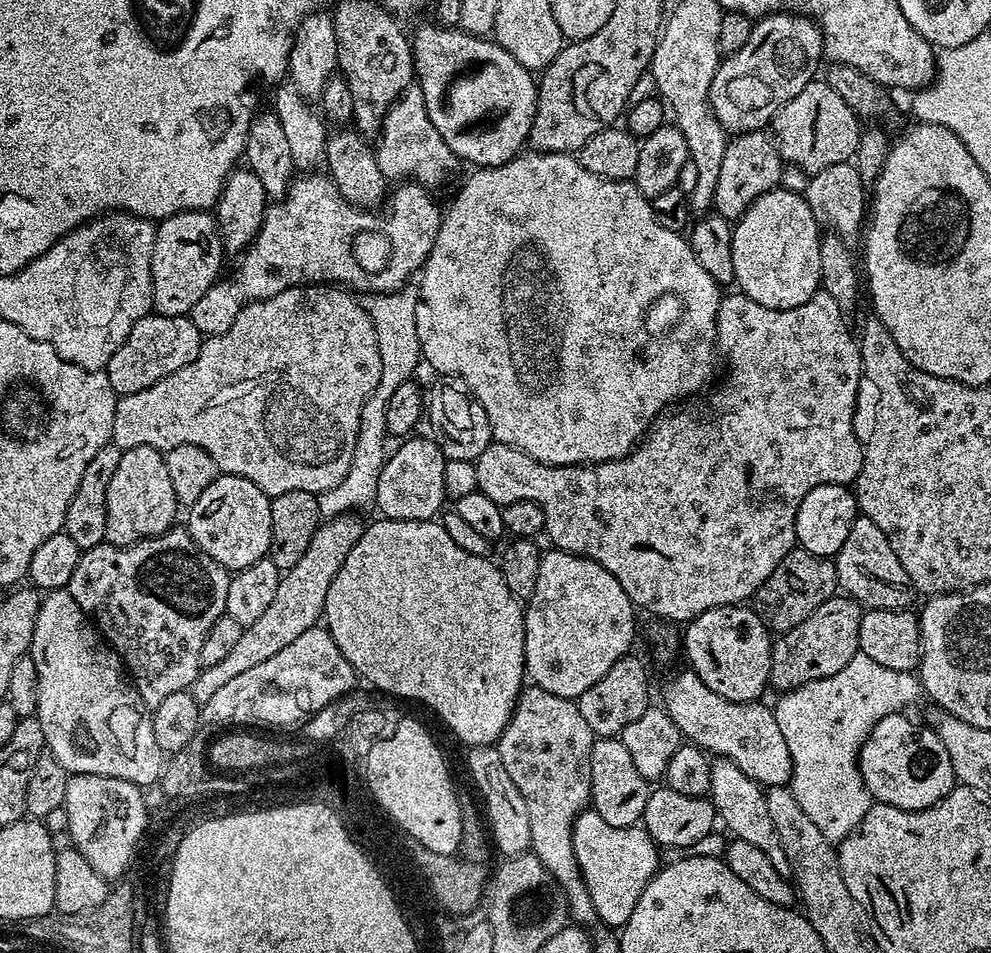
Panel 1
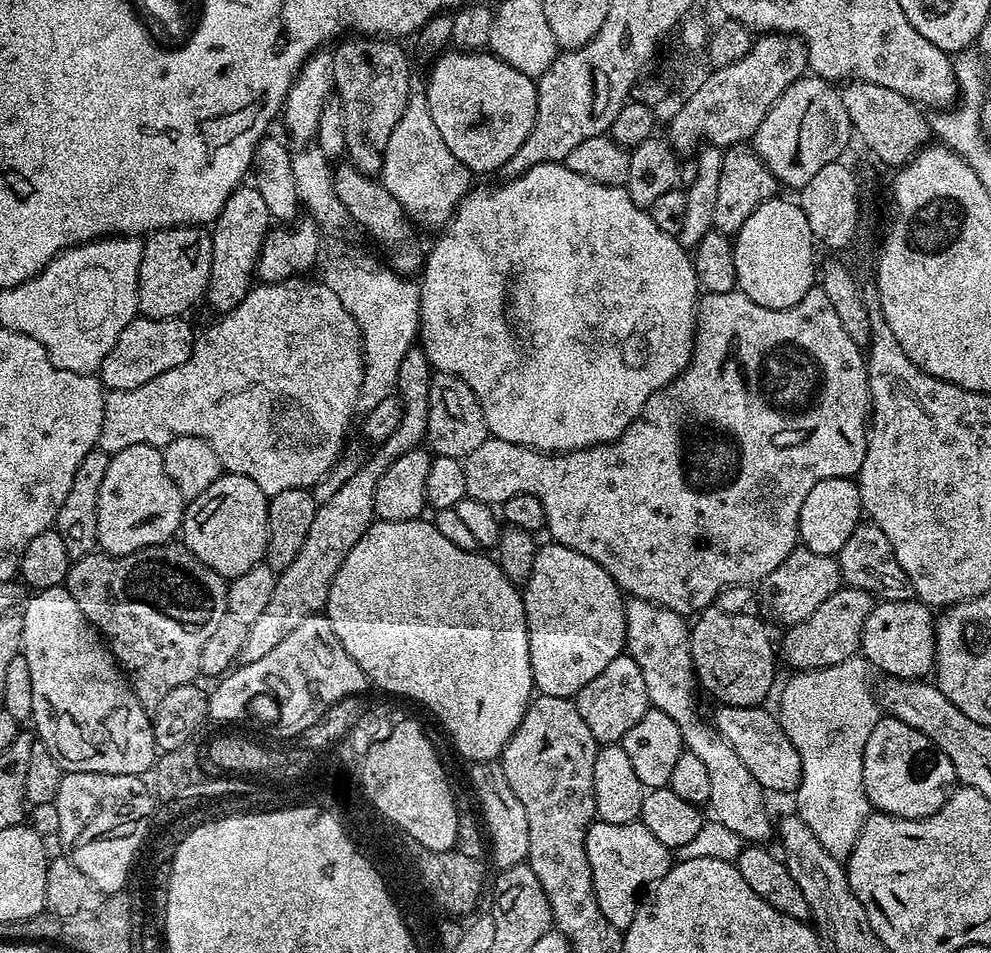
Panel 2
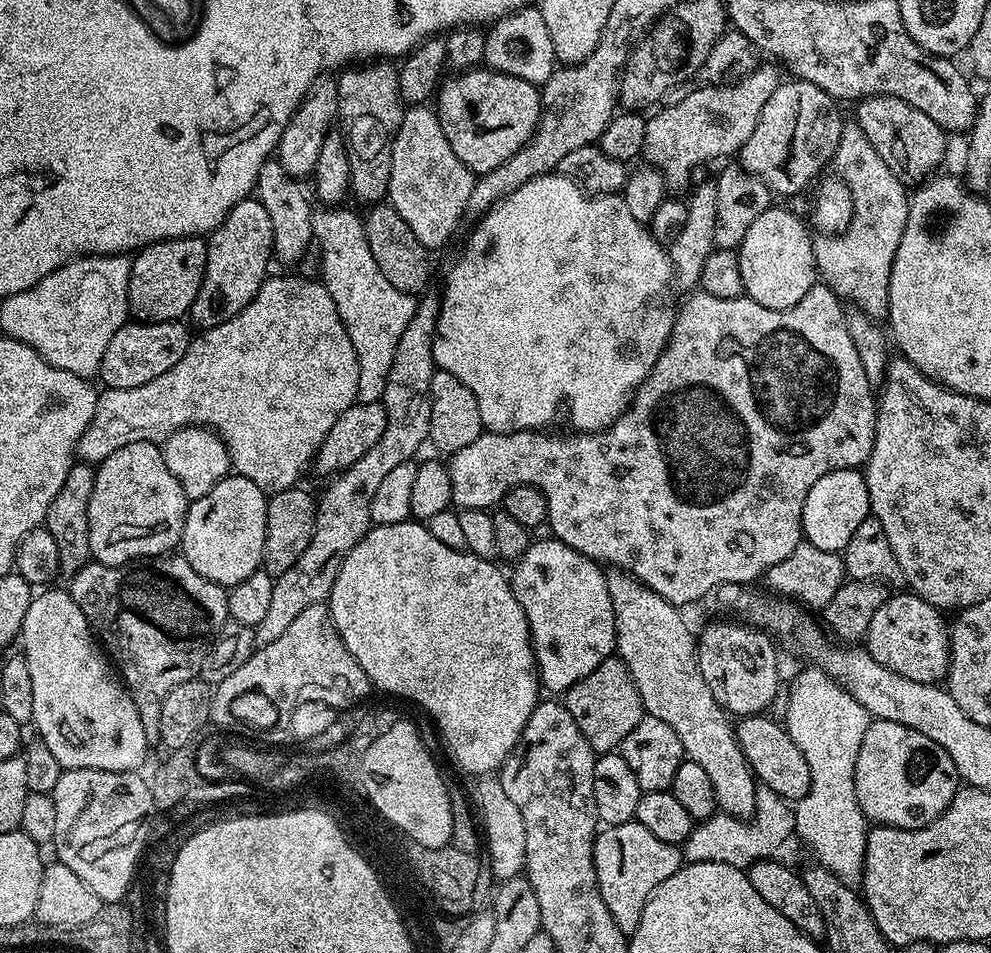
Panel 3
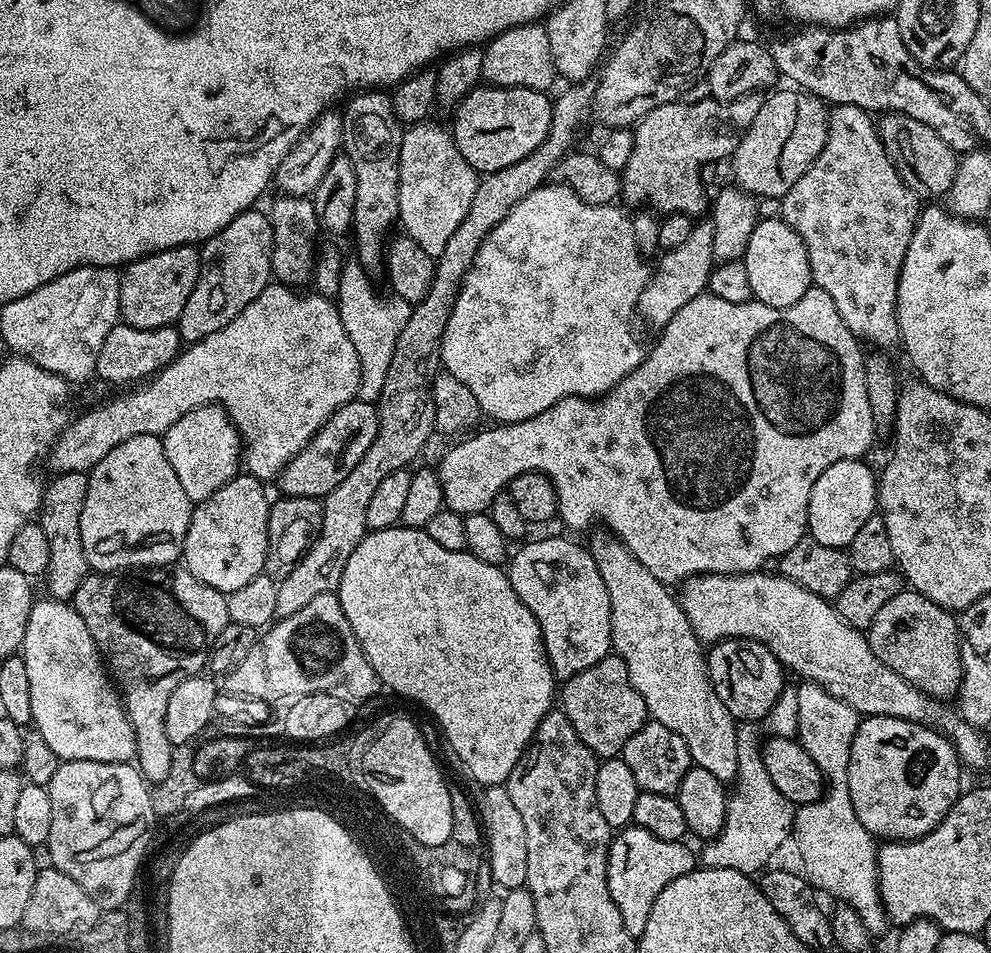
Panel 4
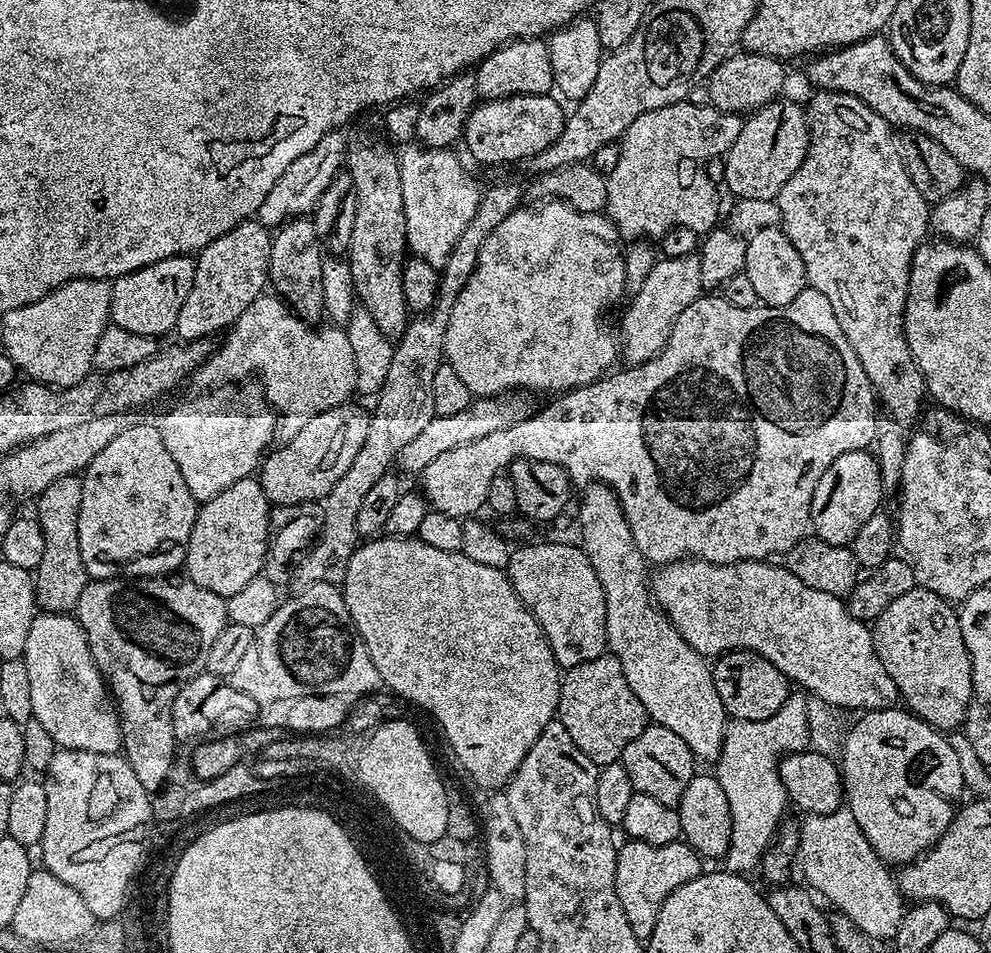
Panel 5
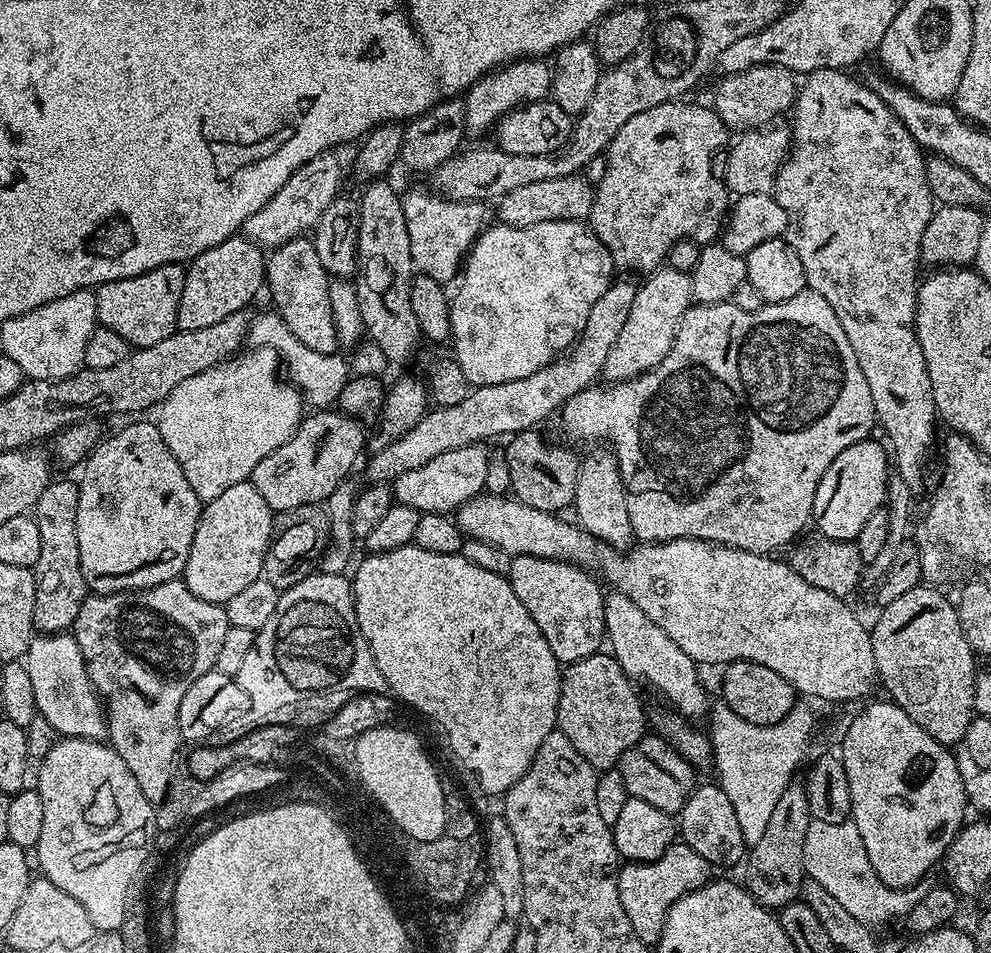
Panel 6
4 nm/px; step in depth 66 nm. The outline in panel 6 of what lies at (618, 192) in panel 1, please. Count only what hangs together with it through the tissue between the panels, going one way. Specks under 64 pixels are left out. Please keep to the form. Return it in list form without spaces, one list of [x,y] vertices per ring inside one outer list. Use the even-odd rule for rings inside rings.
[[[551,220],[550,222],[538,222],[534,226],[510,226],[509,224],[501,224],[499,222],[493,223],[494,226],[485,227],[481,231],[479,238],[476,239],[475,244],[472,245],[471,252],[468,253],[466,257],[466,263],[462,269],[462,275],[459,277],[458,285],[460,284],[460,289],[457,290],[456,296],[451,297],[450,303],[452,305],[452,339],[451,343],[456,344],[456,349],[454,349],[454,355],[458,366],[462,366],[462,374],[466,374],[469,385],[479,386],[482,384],[497,384],[498,382],[514,382],[514,378],[526,378],[526,374],[534,374],[534,370],[539,368],[545,368],[550,361],[556,359],[557,356],[568,351],[573,344],[576,343],[577,336],[580,335],[580,331],[586,326],[586,317],[590,314],[590,306],[594,306],[594,302],[598,302],[598,298],[602,298],[602,294],[608,289],[609,284],[613,283],[614,275],[612,276],[612,268],[614,269],[614,261],[611,252],[605,248],[604,244],[595,234],[592,232],[591,227],[587,223],[581,222],[579,220]]]

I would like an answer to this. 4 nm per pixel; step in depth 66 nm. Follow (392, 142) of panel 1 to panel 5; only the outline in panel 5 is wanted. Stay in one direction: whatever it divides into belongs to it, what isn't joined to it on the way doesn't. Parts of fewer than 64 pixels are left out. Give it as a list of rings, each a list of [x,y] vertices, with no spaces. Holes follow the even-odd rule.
[[[412,142],[399,149],[400,177],[402,178],[402,206],[406,206],[406,238],[408,252],[412,256],[430,262],[436,269],[444,267],[446,258],[450,258],[450,250],[454,250],[454,242],[462,235],[462,230],[470,226],[470,218],[474,218],[474,210],[480,205],[481,185],[476,185],[468,177],[464,164],[455,156],[455,151],[446,148],[425,148]]]

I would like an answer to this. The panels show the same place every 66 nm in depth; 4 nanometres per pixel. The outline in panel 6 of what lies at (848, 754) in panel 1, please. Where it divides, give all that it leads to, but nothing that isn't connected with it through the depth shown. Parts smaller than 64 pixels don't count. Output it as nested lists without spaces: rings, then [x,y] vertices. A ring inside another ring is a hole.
[[[850,818],[842,822],[812,821],[806,830],[804,870],[807,879],[825,888],[840,903],[842,910],[869,926],[888,924],[891,920],[903,921],[914,902],[918,902],[921,893],[921,889],[916,886],[886,886],[886,882],[874,874],[874,866],[870,866],[862,834],[858,834],[858,826]]]

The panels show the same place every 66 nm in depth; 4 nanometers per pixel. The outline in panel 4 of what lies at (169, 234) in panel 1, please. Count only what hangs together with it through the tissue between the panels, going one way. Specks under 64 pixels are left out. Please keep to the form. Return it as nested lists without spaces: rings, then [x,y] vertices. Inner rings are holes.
[[[183,244],[170,250],[151,252],[141,260],[134,260],[120,272],[120,319],[125,324],[141,328],[142,330],[154,330],[175,325],[182,314],[182,306],[186,306],[186,298],[190,298],[190,290],[198,282],[200,273],[200,253],[191,244]]]

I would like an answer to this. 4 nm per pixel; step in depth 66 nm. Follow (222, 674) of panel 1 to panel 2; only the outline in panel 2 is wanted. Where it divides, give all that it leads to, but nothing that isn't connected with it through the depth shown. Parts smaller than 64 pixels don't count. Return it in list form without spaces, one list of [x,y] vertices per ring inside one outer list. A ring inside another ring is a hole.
[[[419,346],[412,347],[406,354],[406,358],[402,360],[402,366],[396,379],[395,391],[399,395],[400,404],[404,407],[402,410],[402,422],[398,422],[398,430],[394,430],[394,434],[390,434],[390,438],[375,449],[376,453],[365,464],[363,461],[357,467],[355,474],[344,483],[342,490],[338,490],[338,494],[334,494],[334,498],[330,498],[326,503],[317,507],[314,514],[314,523],[310,526],[310,534],[306,538],[306,542],[302,542],[302,550],[298,550],[298,558],[294,558],[294,562],[290,562],[290,566],[286,566],[286,570],[277,575],[274,595],[270,598],[266,610],[262,610],[262,615],[259,618],[254,618],[254,622],[248,625],[248,637],[246,638],[246,643],[242,646],[242,654],[239,659],[240,664],[258,662],[258,658],[263,658],[265,654],[270,654],[270,650],[274,650],[274,646],[278,646],[278,642],[282,642],[282,638],[286,638],[286,634],[291,634],[302,622],[306,622],[306,618],[325,611],[328,595],[330,594],[330,586],[334,582],[342,562],[346,562],[346,554],[350,554],[354,542],[358,542],[358,538],[362,538],[362,534],[366,534],[366,530],[374,523],[374,517],[376,516],[376,511],[374,510],[374,490],[376,489],[378,477],[394,461],[402,458],[402,454],[421,447],[425,443],[428,435],[428,399],[430,398],[430,382],[433,375],[434,369],[429,364],[423,348]]]

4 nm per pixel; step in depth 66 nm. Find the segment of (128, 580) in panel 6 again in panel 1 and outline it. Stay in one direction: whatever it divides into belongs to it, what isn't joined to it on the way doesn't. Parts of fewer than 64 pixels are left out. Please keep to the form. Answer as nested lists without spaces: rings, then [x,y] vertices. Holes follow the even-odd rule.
[[[134,446],[123,449],[120,453],[118,470],[114,470],[114,474],[110,478],[110,486],[106,489],[105,541],[109,544],[133,544],[139,540],[148,540],[151,536],[167,532],[177,523],[176,511],[178,511],[178,505],[174,494],[174,485],[170,483],[170,474],[166,474],[164,452],[150,446]]]

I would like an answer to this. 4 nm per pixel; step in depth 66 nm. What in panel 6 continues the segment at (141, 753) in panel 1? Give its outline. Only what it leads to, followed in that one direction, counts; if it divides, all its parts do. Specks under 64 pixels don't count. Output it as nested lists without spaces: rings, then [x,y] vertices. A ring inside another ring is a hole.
[[[47,633],[33,637],[24,663],[33,683],[37,713],[46,718],[59,735],[99,741],[107,737],[103,703],[90,682],[85,659],[71,633]]]

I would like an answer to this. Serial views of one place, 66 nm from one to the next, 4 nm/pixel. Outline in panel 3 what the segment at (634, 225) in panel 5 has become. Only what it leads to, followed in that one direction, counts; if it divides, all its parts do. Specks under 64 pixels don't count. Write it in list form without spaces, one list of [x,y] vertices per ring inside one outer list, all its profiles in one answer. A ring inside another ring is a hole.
[[[761,63],[741,80],[696,88],[685,100],[669,108],[661,107],[657,116],[649,115],[645,126],[643,159],[659,168],[665,181],[672,182],[686,179],[703,160],[716,160],[719,156],[735,157],[746,138],[754,134],[762,106],[766,106],[770,94],[774,94],[782,82],[781,69],[775,63],[767,63]]]

